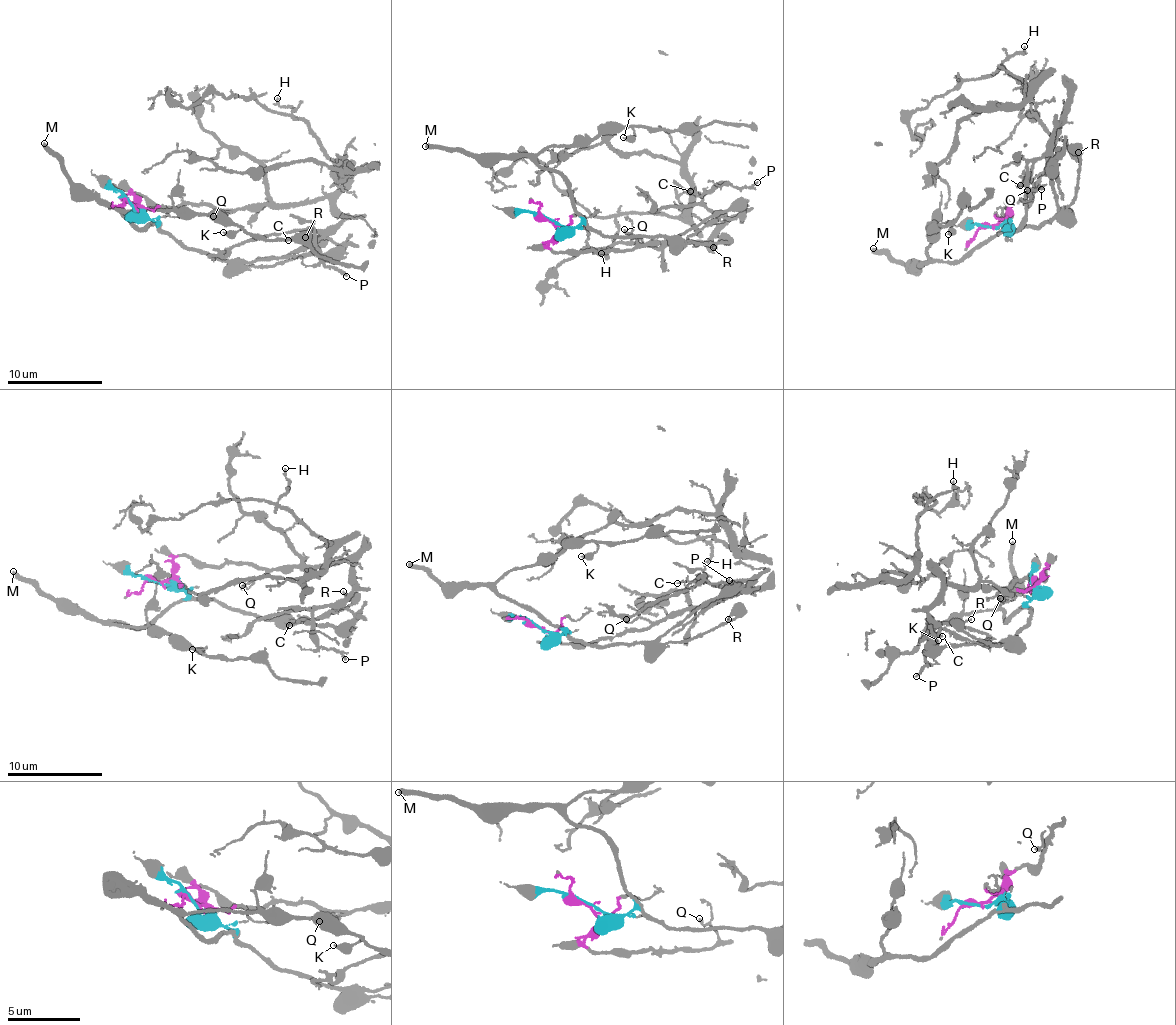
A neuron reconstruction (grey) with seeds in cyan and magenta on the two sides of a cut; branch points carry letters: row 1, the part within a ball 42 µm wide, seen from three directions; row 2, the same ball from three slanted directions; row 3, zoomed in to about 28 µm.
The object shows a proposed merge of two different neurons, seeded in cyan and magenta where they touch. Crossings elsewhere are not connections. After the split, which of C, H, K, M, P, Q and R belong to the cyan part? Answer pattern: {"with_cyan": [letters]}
{"with_cyan": ["K", "M", "R"]}

